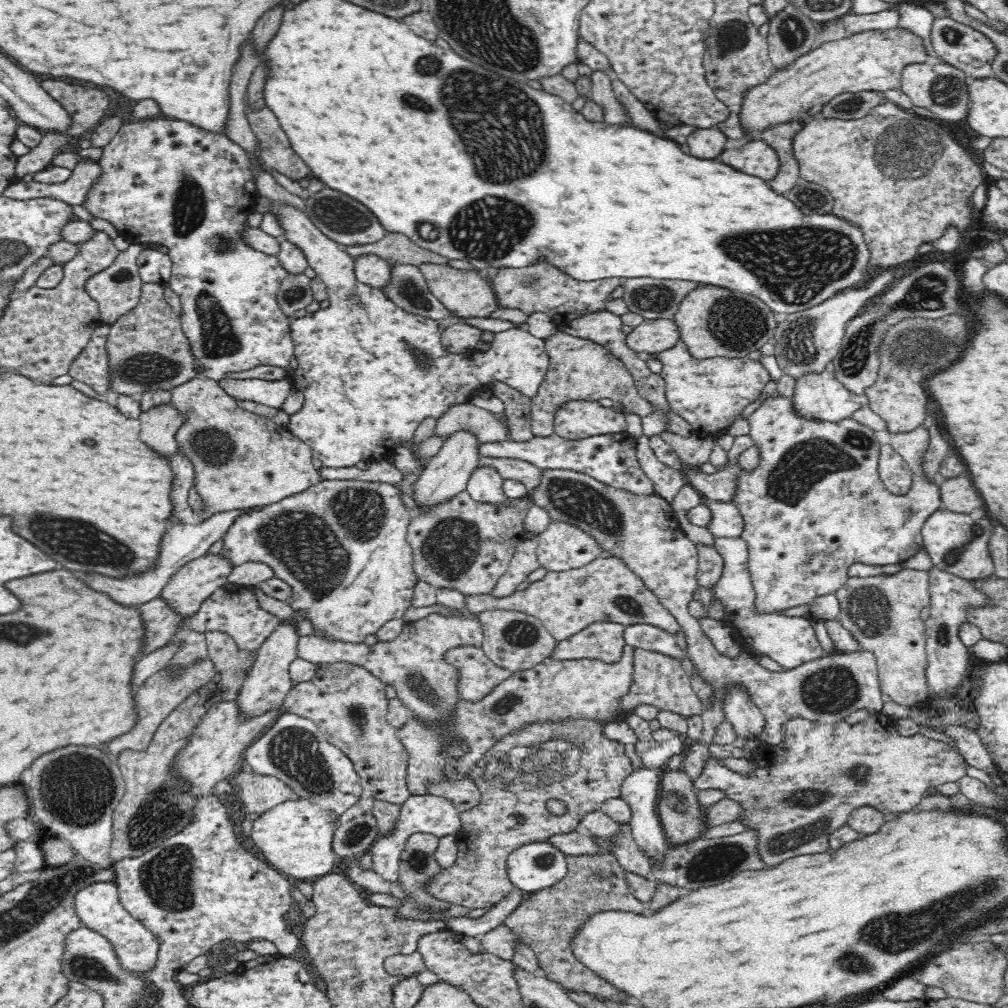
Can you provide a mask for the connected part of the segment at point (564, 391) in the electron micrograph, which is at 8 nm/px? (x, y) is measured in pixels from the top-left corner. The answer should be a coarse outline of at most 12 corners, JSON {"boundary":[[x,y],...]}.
{"boundary":[[555,330],[531,431],[555,433],[553,412],[572,399],[610,398],[650,416],[624,363],[596,342]]}

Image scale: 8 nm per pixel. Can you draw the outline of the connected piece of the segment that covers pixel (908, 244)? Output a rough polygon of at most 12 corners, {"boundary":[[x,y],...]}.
{"boundary":[[888,102],[818,115],[799,176],[860,228],[867,268],[972,223],[981,163]]}

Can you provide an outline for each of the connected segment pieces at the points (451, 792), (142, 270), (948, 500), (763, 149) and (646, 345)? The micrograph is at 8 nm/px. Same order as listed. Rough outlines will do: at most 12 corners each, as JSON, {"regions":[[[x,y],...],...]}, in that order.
{"regions":[[[467,775],[428,786],[451,800],[459,813],[480,804],[481,792]],[[145,245],[137,256],[142,282],[165,286],[170,255]],[[968,478],[939,484],[942,509],[969,515],[984,506]],[[760,138],[720,152],[718,160],[766,182],[777,152]],[[644,319],[626,339],[644,356],[674,348],[674,319]]]}

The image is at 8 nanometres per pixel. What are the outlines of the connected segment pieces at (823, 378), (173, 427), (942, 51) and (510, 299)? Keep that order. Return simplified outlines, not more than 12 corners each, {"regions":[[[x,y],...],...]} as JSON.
{"regions":[[[826,370],[795,382],[793,412],[838,423],[860,405]],[[171,402],[142,412],[140,442],[168,461],[183,423]],[[952,19],[932,23],[932,48],[968,77],[993,73],[996,44]],[[555,266],[503,267],[498,304],[572,320],[604,311],[619,279],[574,280]]]}

